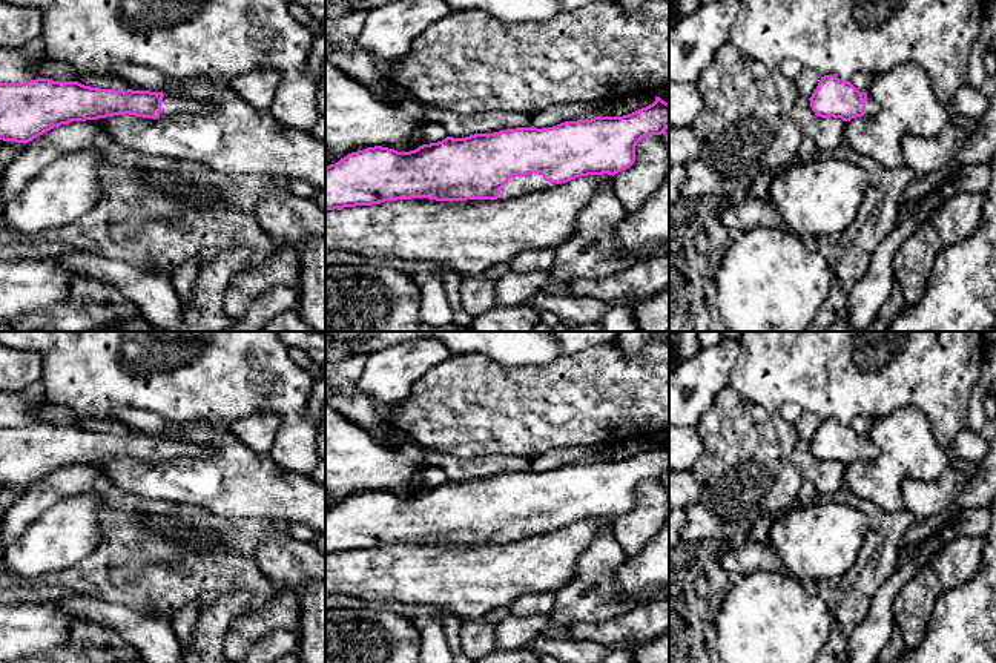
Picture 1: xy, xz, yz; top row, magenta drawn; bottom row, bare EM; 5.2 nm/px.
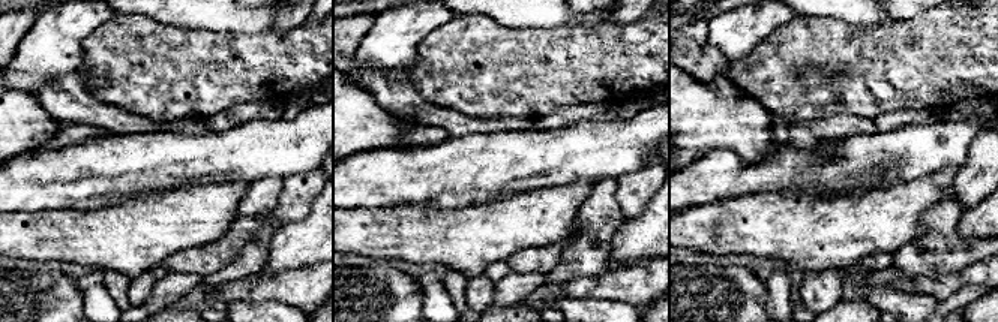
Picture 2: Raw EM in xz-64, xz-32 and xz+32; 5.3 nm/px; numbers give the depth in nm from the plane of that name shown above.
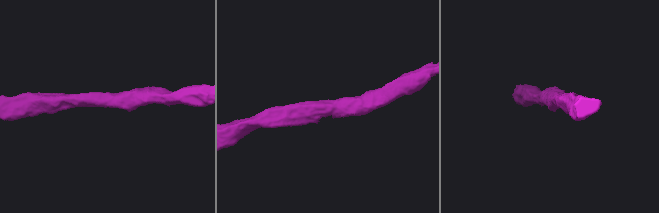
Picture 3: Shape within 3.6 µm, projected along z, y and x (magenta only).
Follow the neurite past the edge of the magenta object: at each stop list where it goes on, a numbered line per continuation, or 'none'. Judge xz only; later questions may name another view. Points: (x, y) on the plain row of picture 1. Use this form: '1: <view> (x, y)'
1: xz (516, 530)

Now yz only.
1: yz (872, 451)

